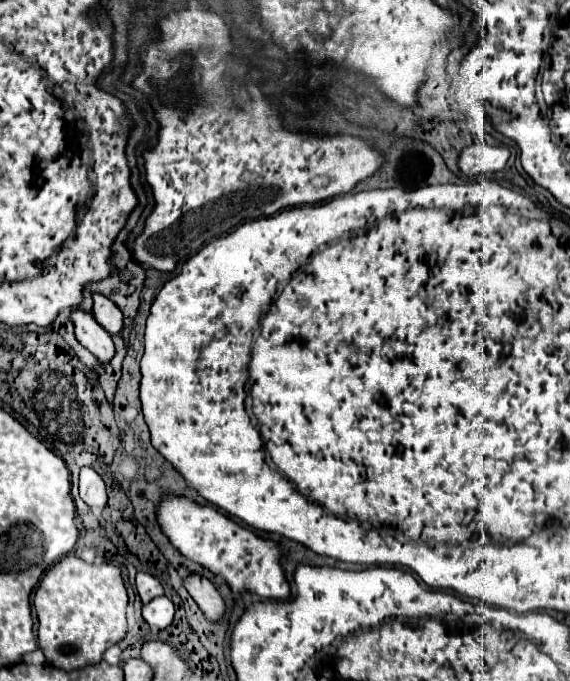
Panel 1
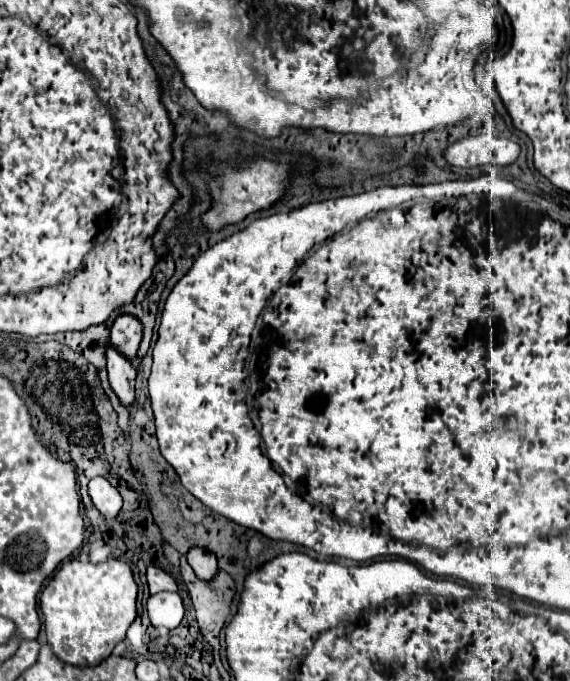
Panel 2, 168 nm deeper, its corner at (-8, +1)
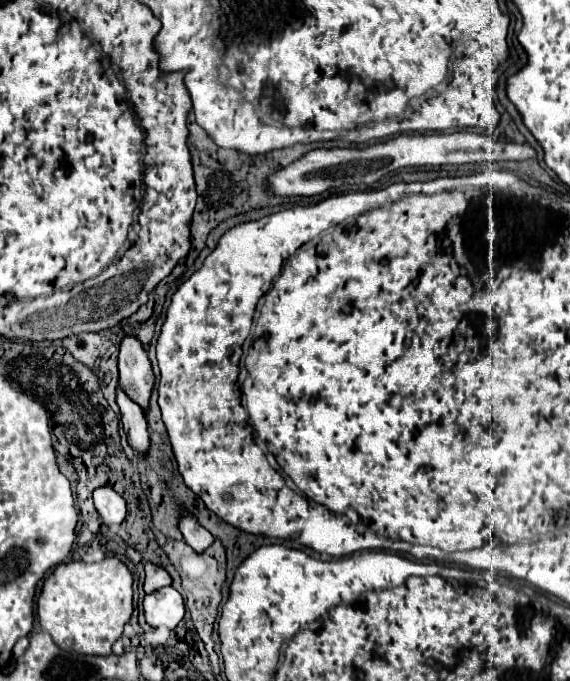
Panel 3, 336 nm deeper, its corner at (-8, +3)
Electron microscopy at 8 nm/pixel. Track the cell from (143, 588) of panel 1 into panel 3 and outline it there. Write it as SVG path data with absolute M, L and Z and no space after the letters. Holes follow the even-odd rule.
M147 562L145 564L145 594L151 594L153 590L159 590L161 586L171 584L171 576L165 572L165 568Z

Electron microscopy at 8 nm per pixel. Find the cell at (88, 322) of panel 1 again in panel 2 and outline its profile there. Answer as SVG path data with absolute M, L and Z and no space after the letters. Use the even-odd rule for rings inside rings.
M111 342L107 344L107 372L111 388L119 396L121 404L129 408L135 398L135 366L131 366L131 362L127 362Z

